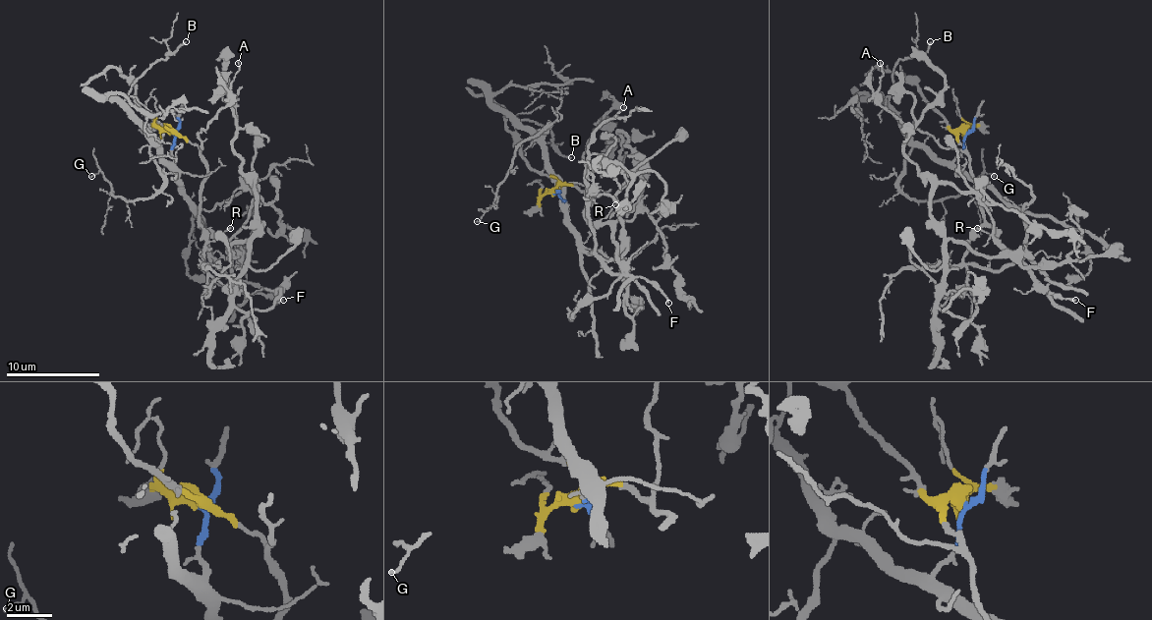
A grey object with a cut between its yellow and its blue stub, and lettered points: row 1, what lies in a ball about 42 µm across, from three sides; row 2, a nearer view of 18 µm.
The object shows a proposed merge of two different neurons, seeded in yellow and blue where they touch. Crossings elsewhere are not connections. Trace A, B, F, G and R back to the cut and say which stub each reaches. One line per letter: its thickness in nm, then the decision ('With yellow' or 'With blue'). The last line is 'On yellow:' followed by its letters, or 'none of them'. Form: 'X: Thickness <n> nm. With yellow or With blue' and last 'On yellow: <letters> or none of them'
A: Thickness 120 nm. With yellow
B: Thickness 170 nm. With blue
F: Thickness 140 nm. With yellow
G: Thickness 110 nm. With blue
R: Thickness 120 nm. With yellow
On yellow: A, F, R

